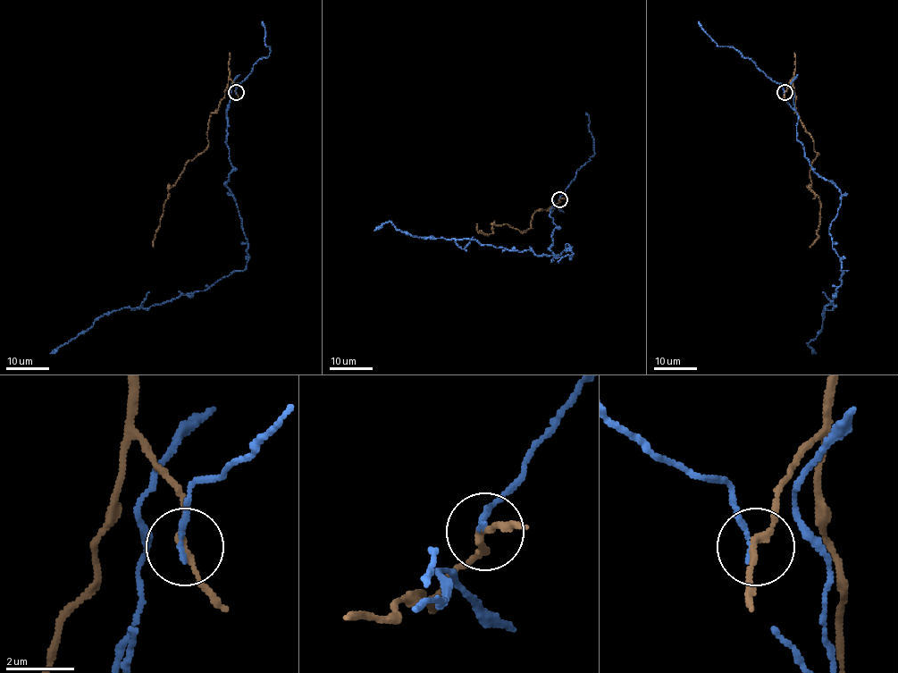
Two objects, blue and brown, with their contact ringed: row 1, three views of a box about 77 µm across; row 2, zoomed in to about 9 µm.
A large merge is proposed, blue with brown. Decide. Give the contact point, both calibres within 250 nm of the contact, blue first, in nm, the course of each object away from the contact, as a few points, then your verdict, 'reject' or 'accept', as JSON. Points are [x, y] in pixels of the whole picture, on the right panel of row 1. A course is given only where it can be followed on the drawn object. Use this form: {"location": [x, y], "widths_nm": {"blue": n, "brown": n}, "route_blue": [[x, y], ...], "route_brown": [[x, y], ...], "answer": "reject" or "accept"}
{"location": [784, 92], "widths_nm": {"blue": 180, "brown": 180}, "route_blue": [[784, 91], [794, 95], [804, 156], [838, 189], [841, 205], [829, 230], [841, 284], [807, 343], [816, 353]], "route_brown": [[784, 91], [793, 79], [795, 112], [817, 153], [809, 177], [820, 216], [818, 239], [809, 248]], "answer": "reject"}

